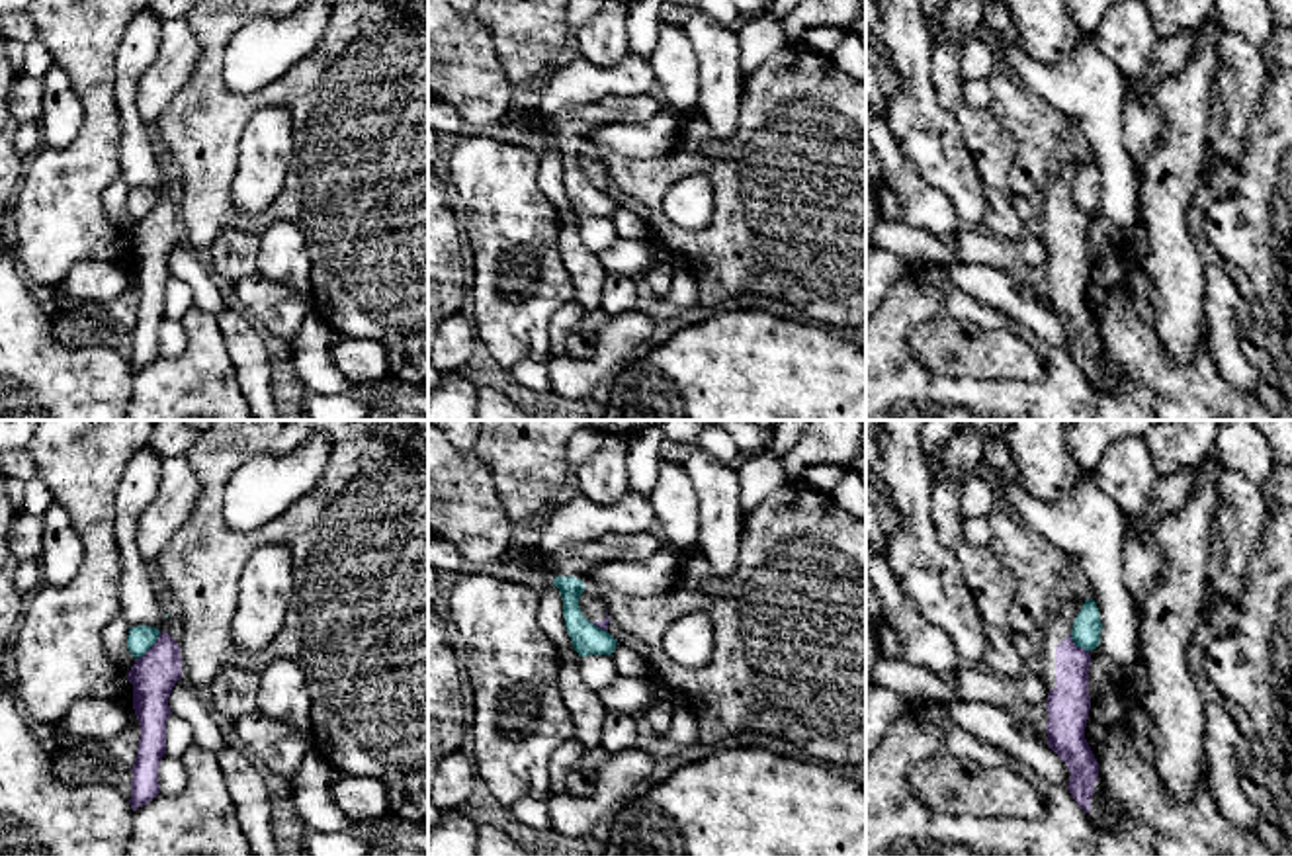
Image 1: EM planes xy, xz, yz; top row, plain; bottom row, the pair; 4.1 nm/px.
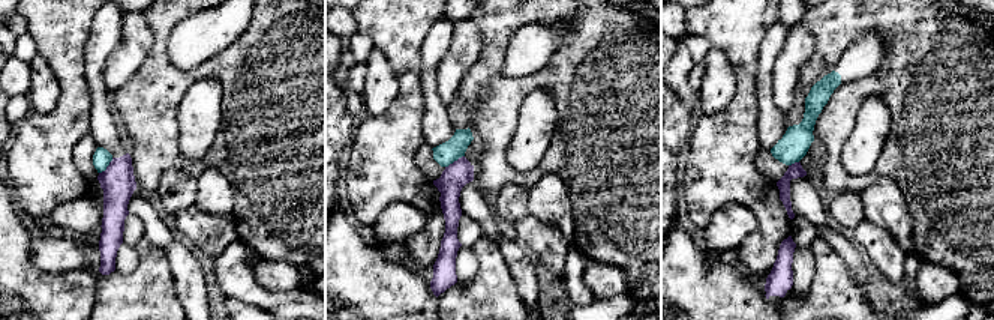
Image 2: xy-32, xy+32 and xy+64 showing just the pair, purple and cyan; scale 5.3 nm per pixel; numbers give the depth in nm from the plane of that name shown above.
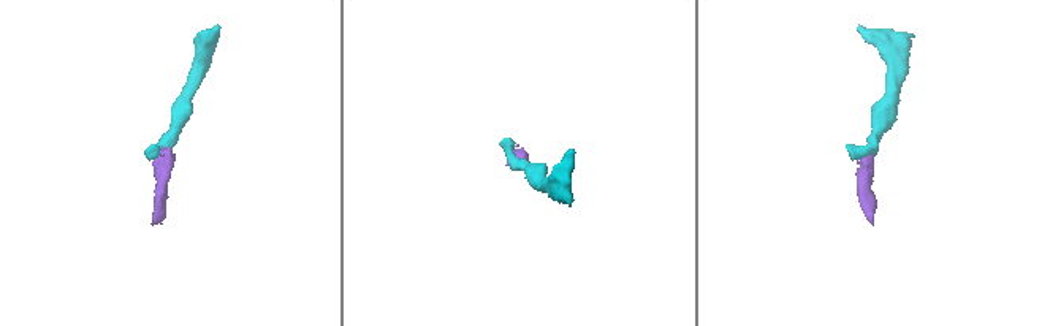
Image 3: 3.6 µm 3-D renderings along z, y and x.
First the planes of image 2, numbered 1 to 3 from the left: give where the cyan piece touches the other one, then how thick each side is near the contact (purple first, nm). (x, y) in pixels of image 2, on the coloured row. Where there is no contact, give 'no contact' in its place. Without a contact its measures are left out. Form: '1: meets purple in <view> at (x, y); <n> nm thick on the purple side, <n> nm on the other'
1: meets purple in xy-32 at (107, 167); 180 nm thick on the purple side, 100 nm on the other
2: meets purple in xy+32 at (455, 161); 140 nm thick on the purple side, 120 nm on the other
3: meets purple in xy+64 at (795, 163); 80 nm thick on the purple side, 160 nm on the other

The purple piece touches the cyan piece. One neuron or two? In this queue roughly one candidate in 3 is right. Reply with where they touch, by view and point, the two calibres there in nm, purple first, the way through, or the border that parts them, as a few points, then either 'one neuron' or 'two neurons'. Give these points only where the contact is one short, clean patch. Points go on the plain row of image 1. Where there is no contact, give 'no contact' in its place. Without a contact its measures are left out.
contact xy (151, 210); calibres 190 and 110 nm; border xy (161, 196), (137, 221); two neurons

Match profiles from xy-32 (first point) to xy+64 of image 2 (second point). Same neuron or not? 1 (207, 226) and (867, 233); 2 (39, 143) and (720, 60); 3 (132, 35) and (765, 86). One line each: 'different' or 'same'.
1: same
2: different
3: different

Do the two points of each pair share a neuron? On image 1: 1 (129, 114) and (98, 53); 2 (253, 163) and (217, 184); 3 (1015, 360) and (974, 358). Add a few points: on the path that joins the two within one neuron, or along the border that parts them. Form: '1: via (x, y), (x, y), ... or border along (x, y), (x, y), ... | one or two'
1: border along (124, 36), (114, 63), (114, 104), (120, 126) | two
2: border along (245, 129), (231, 202), (255, 215) | two
3: via (1005, 358), (984, 358) | one

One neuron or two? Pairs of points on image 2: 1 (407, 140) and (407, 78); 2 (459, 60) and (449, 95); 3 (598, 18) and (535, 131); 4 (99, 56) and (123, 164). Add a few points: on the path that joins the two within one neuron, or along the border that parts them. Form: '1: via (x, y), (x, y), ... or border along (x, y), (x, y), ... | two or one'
1: via (407, 125), (407, 93) | one
2: via (452, 69), (449, 86) | one
3: border along (537, 86), (552, 95), (556, 113), (553, 135) | two
4: via (96, 83), (104, 128), (110, 137) | one

